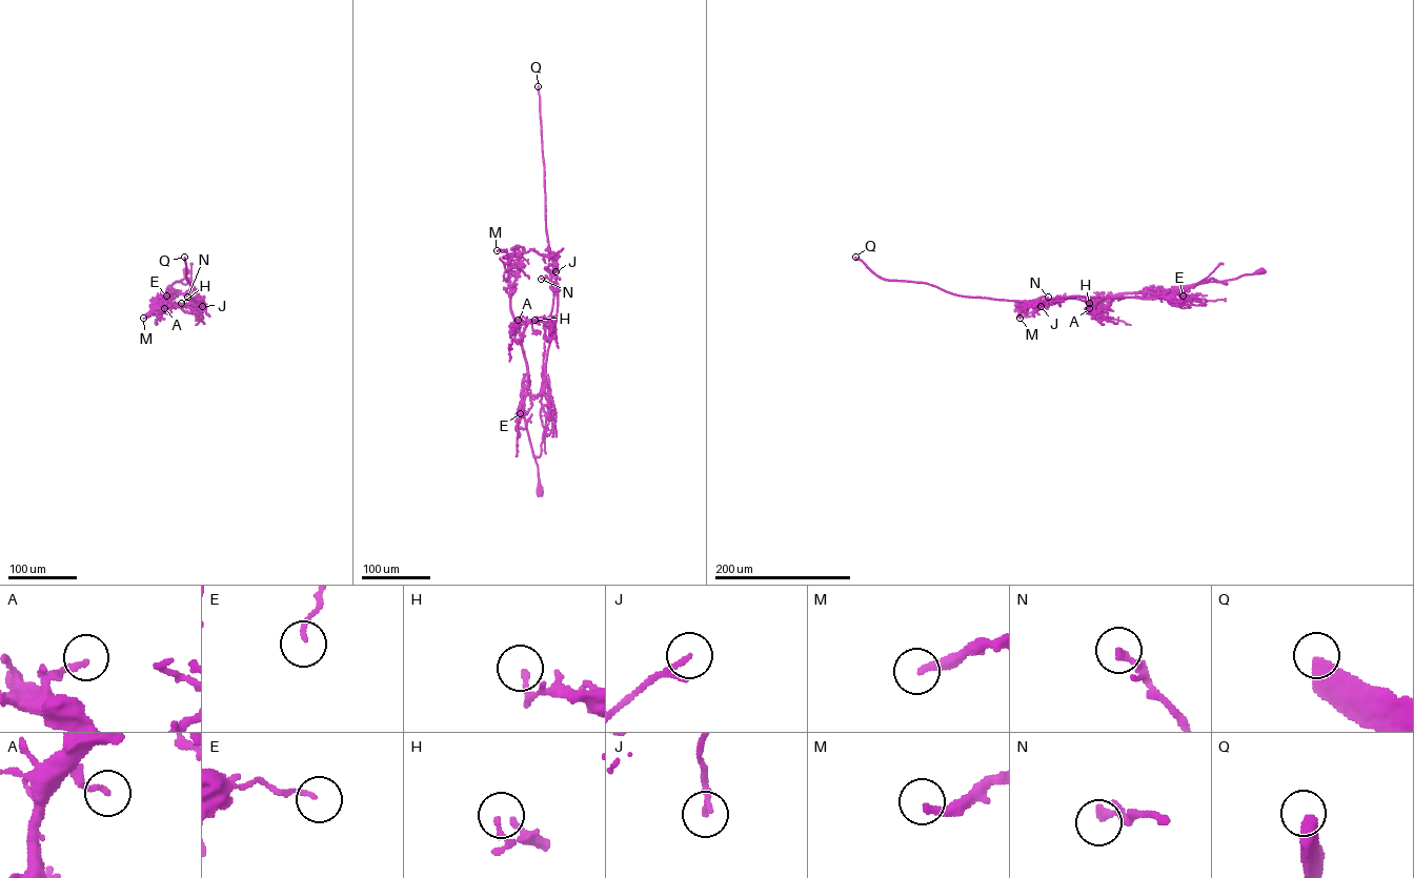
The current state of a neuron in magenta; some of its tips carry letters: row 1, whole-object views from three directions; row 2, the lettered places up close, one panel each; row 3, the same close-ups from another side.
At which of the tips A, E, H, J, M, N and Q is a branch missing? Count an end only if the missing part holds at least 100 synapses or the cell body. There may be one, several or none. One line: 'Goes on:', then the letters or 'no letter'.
Goes on: Q

